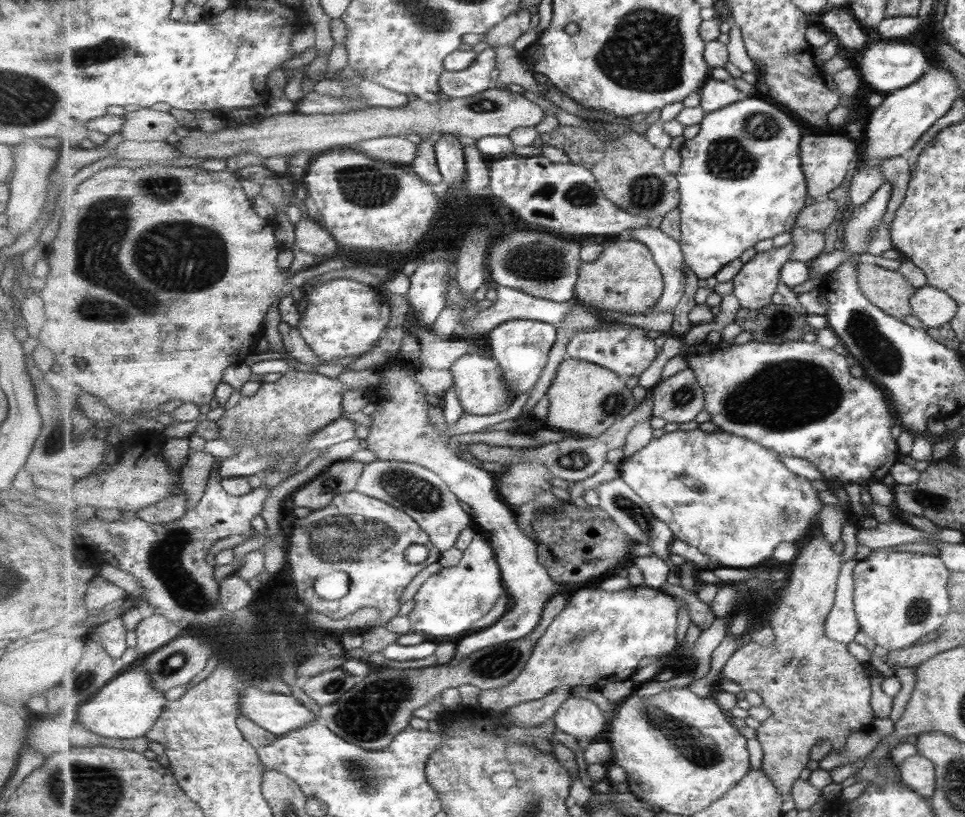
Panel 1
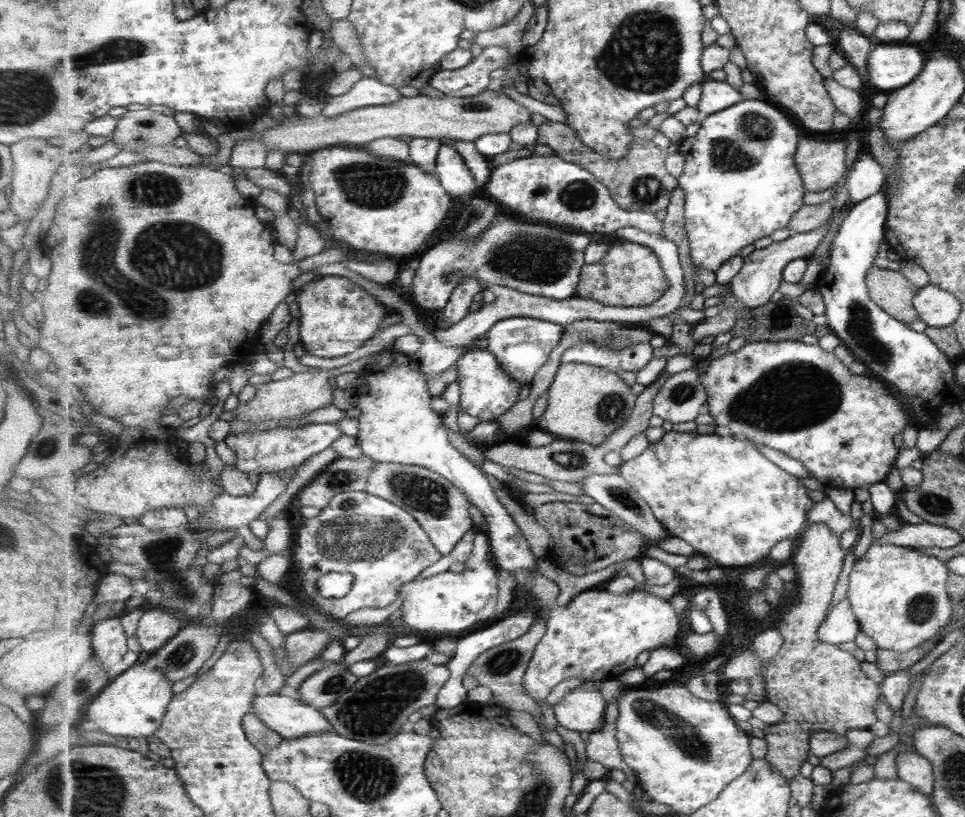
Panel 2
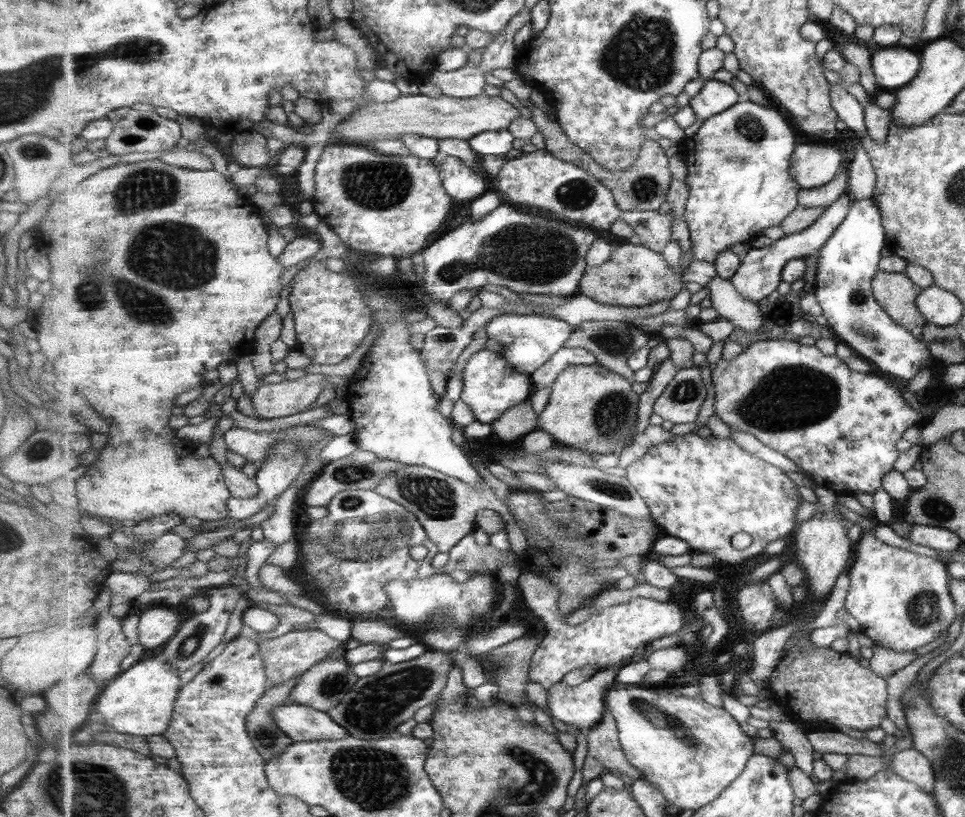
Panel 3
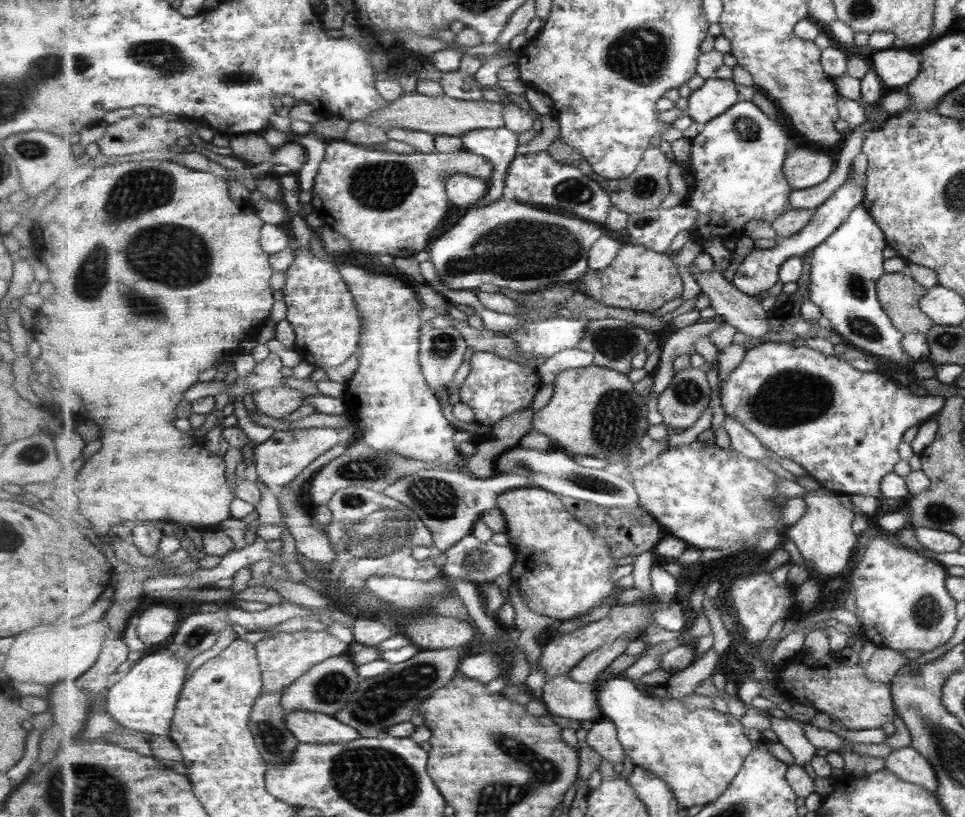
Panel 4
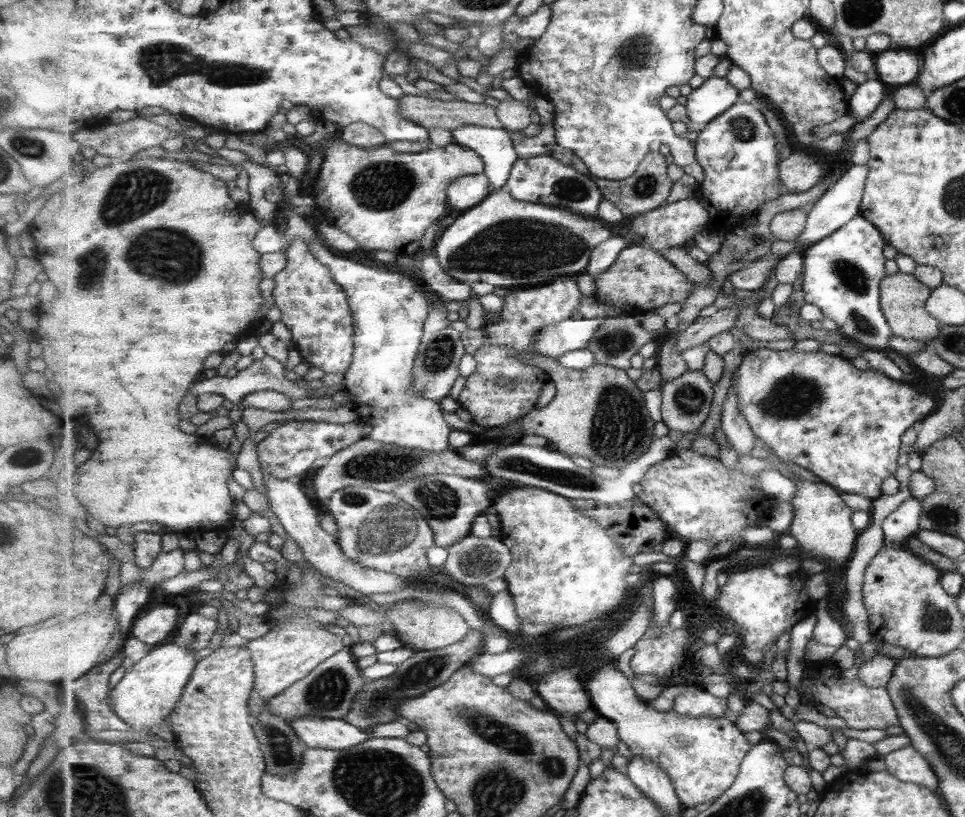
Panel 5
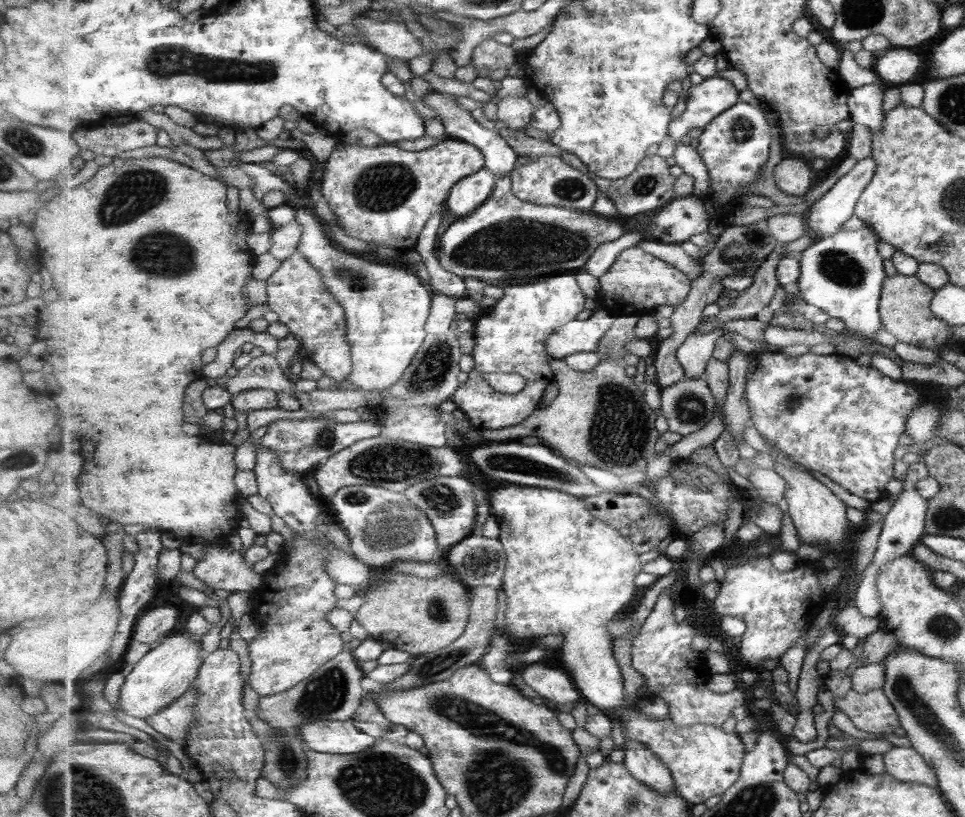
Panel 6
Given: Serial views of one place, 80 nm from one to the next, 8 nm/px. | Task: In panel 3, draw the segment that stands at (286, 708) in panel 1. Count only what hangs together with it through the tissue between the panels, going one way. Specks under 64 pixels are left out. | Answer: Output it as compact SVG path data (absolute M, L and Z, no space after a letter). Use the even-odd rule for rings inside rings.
M285 701L285 705L273 711L275 725L294 742L339 740L350 738L350 730L339 725L327 713L309 706Z

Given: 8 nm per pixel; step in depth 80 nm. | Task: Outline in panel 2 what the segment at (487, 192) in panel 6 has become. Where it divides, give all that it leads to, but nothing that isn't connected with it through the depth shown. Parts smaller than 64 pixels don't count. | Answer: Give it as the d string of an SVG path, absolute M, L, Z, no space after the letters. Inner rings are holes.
M451 146L440 149L435 174L451 196L475 196L478 188L475 175L466 160Z

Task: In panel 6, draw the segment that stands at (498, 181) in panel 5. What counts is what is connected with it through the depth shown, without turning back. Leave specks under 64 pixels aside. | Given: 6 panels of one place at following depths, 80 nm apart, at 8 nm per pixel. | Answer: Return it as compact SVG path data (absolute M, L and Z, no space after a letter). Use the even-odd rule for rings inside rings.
M431 89L429 91L433 91L433 93L424 97L424 102L442 118L449 138L470 142L478 146L486 155L487 168L496 176L496 180L499 180L504 174L511 173L514 170L520 154L497 130L493 129L493 131L491 131L487 128L483 128L483 126L473 118L471 111L465 110L465 108L461 108L461 106L457 104L457 100L455 100L453 95Z

